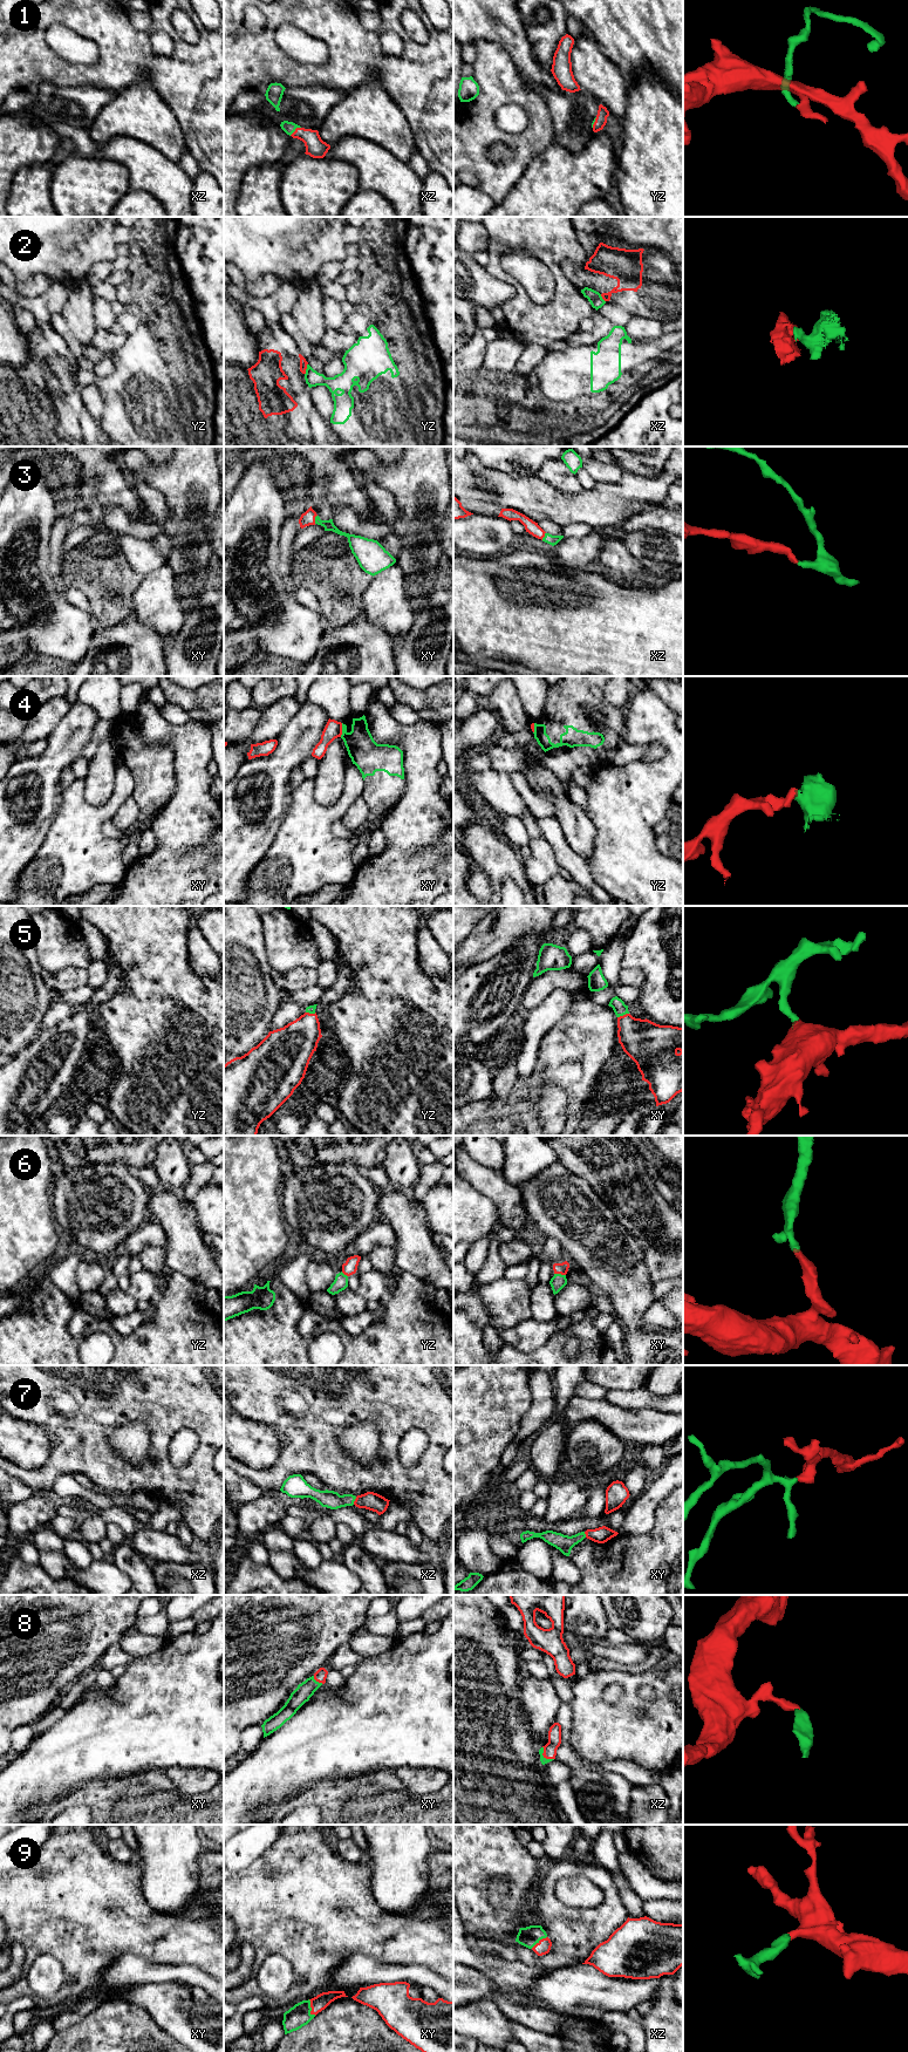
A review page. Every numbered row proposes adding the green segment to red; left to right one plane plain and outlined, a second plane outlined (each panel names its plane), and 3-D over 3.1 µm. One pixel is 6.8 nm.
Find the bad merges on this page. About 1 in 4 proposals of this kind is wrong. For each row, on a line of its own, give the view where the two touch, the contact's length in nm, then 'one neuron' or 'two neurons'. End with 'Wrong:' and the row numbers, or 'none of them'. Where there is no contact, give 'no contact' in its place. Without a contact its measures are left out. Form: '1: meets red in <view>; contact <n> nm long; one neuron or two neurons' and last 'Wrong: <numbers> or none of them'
1: meets red in xz; contact 100 nm long; one neuron
2: meets red in yz; contact 80 nm long; two neurons
3: meets red in xy; contact 70 nm long; one neuron
4: meets red in xy; contact 100 nm long; two neurons
5: meets red in xy; contact 90 nm long; one neuron
6: meets red in xy; contact 80 nm long; one neuron
7: meets red in xz; contact 60 nm long; one neuron
8: meets red in xz; contact 120 nm long; one neuron
9: meets red in xy; contact 120 nm long; one neuron
Wrong: 2, 4

